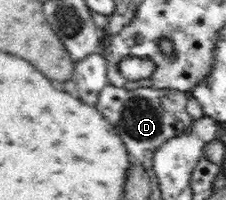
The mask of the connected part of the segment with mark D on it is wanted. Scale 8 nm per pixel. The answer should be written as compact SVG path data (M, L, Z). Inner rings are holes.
M109 84L100 91L98 111L116 127L128 155L143 163L145 170L155 183L156 177L152 169L154 152L166 141L184 134L193 123L193 118L186 111L187 98L184 92L172 89L139 88L126 90Z

